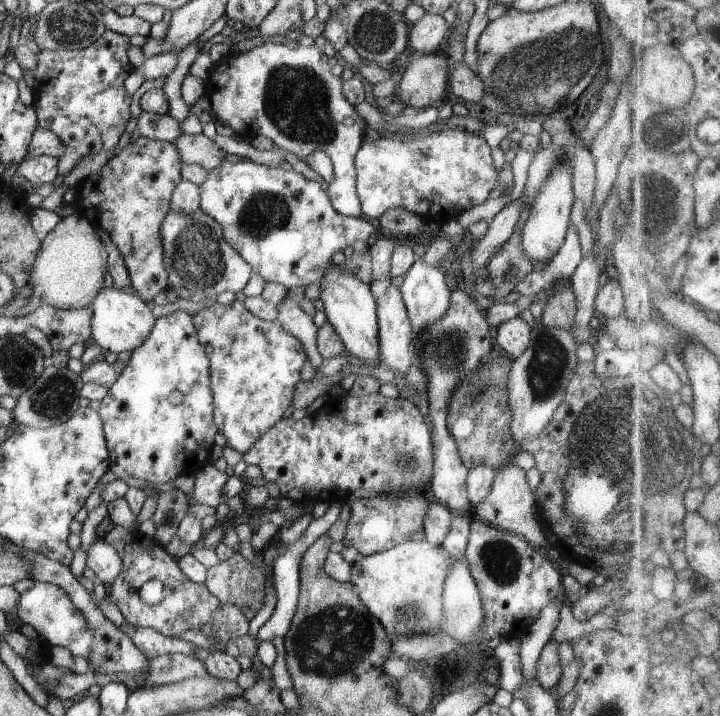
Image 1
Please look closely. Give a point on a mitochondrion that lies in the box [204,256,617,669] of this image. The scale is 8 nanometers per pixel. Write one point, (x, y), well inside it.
(545, 373)

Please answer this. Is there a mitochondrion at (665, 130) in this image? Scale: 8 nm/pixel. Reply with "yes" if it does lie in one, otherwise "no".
yes

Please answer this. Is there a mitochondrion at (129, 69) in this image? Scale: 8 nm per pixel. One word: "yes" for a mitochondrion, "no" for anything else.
no

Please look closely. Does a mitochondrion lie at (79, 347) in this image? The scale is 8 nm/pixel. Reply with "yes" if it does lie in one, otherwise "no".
no

